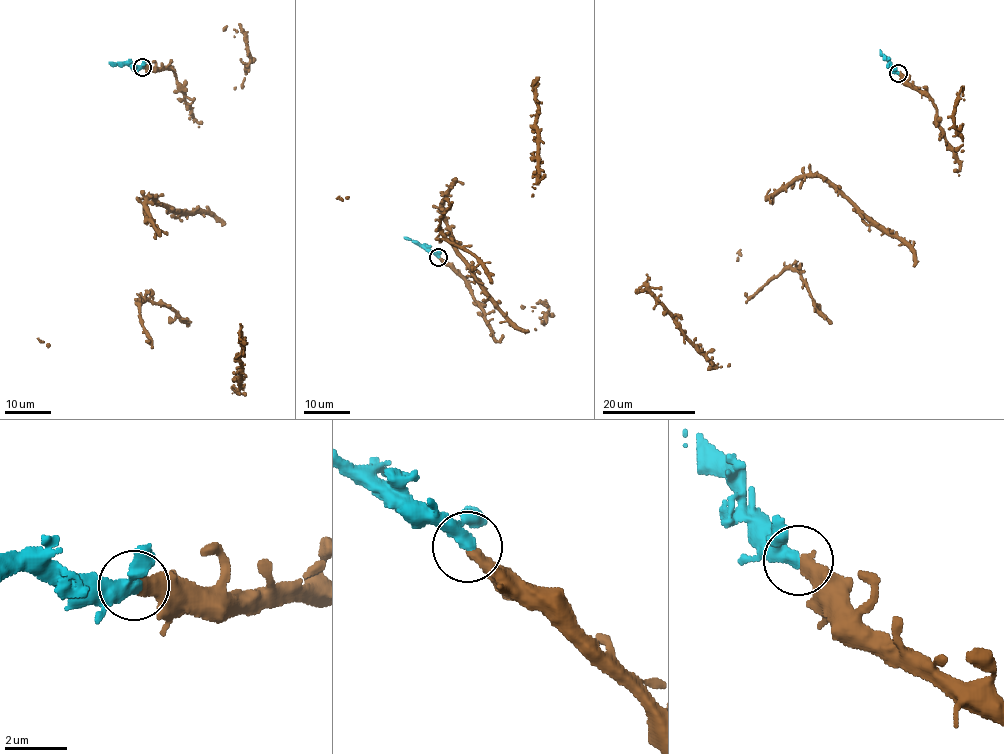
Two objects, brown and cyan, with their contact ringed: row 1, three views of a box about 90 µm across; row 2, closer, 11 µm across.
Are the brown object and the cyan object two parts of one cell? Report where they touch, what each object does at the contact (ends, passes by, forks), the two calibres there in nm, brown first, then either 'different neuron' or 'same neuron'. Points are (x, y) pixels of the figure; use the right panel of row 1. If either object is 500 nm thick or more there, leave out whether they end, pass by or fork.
(898, 73) | brown ends | cyan passes by | 440/320 nm | same neuron

